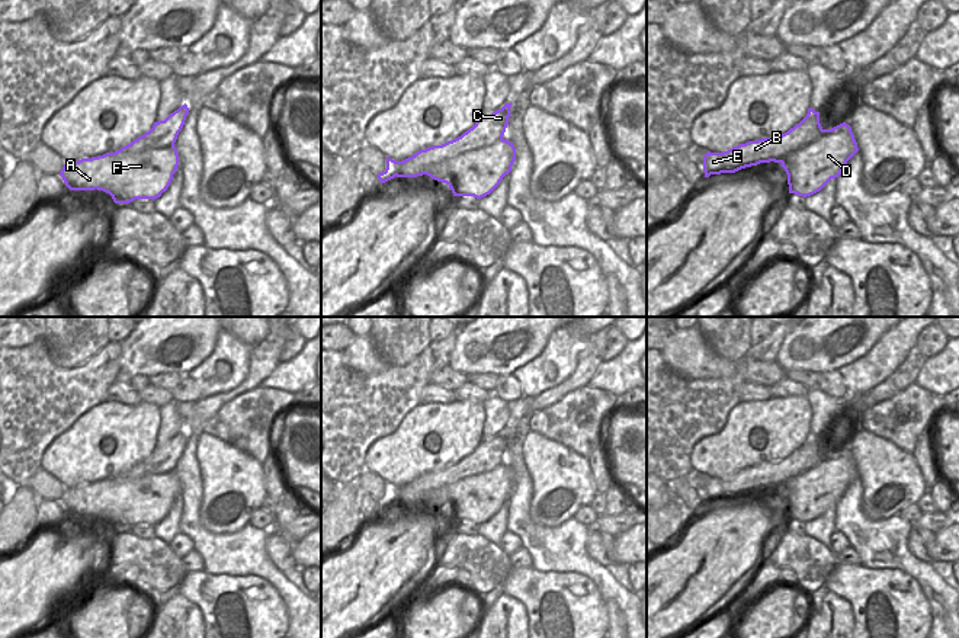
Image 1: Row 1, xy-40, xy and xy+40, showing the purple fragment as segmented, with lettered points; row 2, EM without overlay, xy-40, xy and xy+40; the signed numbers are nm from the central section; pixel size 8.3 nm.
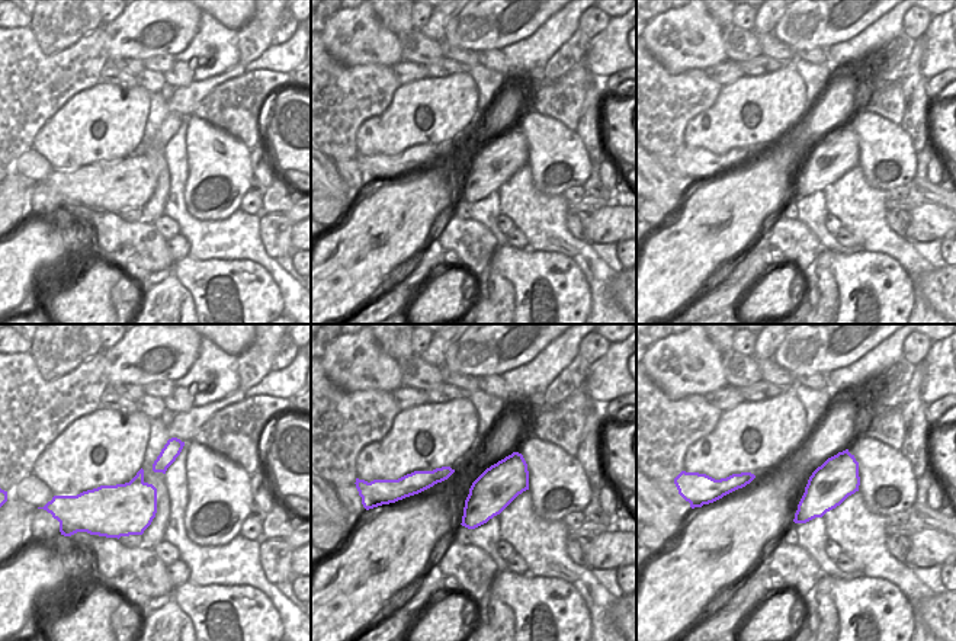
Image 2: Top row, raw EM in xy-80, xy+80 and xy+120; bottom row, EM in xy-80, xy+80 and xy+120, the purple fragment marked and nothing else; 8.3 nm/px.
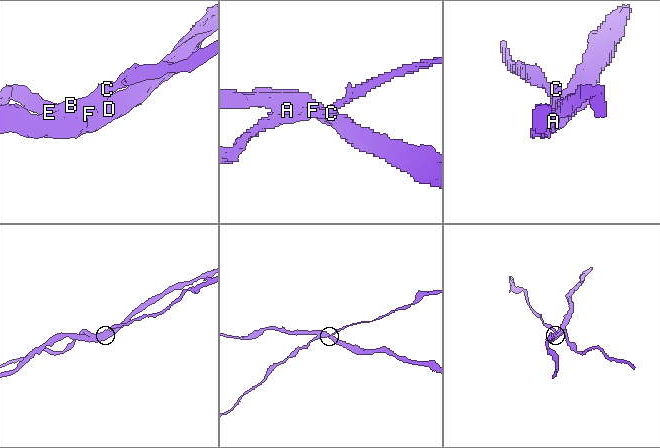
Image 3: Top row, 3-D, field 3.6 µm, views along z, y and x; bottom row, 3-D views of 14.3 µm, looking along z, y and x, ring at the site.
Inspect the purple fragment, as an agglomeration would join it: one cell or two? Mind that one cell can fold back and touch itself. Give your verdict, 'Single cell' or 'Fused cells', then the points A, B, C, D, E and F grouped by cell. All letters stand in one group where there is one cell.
Fused cells. Groups: A D F / B C E

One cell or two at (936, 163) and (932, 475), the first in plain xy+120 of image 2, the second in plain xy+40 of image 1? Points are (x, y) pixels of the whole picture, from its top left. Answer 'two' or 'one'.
two

